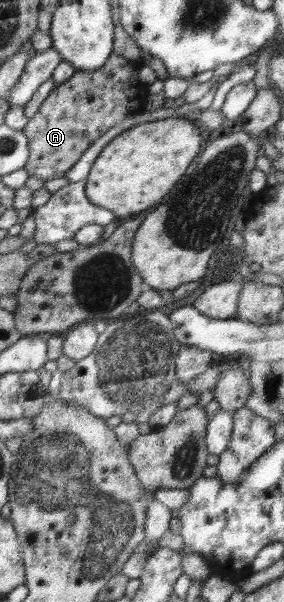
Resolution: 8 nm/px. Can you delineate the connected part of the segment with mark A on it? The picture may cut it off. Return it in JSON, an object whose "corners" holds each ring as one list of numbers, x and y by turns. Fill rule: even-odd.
{"corners":[[114,53,100,70,77,70,66,82,57,84,22,130,29,141,29,159,25,169,45,182,62,178,96,138,116,126,112,122,140,115,149,95,147,85,138,76,140,66,141,63]]}

